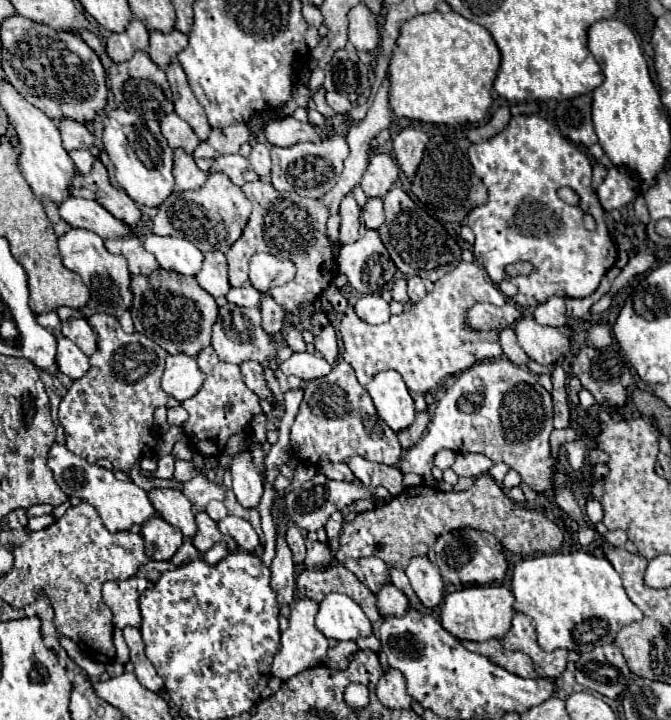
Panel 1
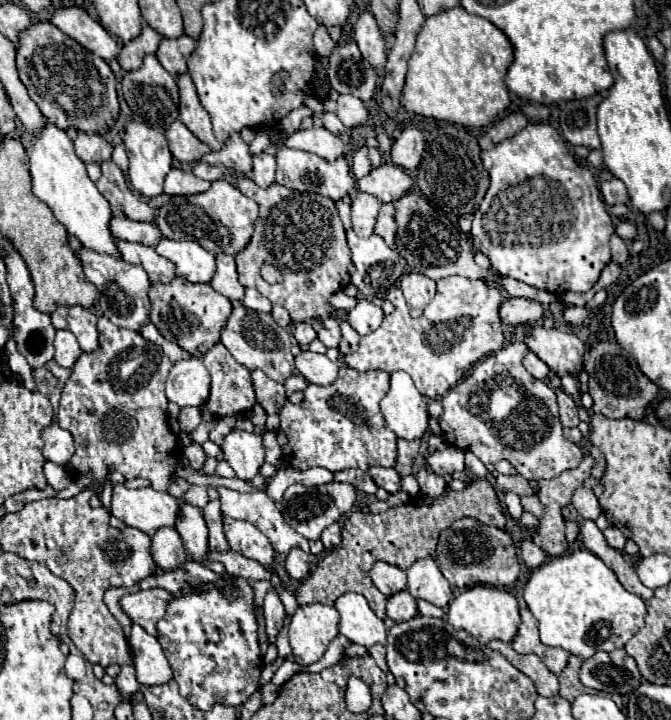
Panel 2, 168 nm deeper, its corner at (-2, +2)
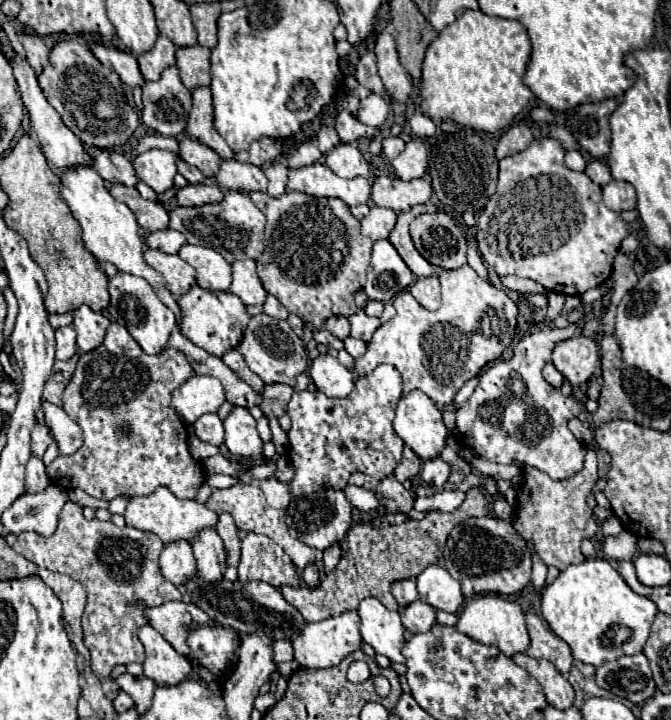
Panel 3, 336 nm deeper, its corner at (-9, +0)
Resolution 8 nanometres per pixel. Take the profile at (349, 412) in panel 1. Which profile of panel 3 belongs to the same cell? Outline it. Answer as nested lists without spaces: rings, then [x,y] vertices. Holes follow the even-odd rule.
[[[379,365],[359,377],[353,391],[343,399],[327,397],[321,391],[293,393],[287,407],[287,415],[291,417],[291,429],[287,433],[289,461],[295,467],[291,481],[293,495],[311,495],[319,491],[323,483],[329,483],[331,489],[345,489],[355,471],[367,473],[373,479],[391,475],[405,447],[391,425],[401,393],[403,379],[393,365]]]

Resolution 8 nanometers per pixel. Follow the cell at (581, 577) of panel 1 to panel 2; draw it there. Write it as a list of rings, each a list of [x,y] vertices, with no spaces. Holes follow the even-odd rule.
[[[582,549],[552,557],[540,565],[524,587],[524,601],[540,623],[540,641],[588,659],[596,651],[622,649],[644,625],[646,605],[628,593],[614,571],[594,553]]]

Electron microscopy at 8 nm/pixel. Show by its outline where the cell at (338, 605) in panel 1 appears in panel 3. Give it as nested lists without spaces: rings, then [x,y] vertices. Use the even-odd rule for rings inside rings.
[[[367,597],[359,603],[357,615],[361,617],[359,633],[365,643],[369,643],[375,653],[389,657],[391,661],[403,663],[405,657],[401,655],[401,647],[405,643],[401,617],[395,611],[383,607],[377,599]]]

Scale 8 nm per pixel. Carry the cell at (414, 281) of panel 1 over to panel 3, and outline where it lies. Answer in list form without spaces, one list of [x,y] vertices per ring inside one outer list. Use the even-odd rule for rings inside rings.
[[[437,275],[431,277],[419,277],[409,285],[411,295],[419,301],[429,311],[435,311],[441,303],[441,293],[439,293],[439,279]]]

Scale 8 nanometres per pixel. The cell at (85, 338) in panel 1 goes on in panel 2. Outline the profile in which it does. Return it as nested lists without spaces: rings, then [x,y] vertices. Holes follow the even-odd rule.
[[[80,305],[68,307],[68,329],[76,335],[82,351],[94,351],[98,347],[96,315],[88,309]]]

